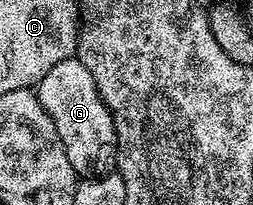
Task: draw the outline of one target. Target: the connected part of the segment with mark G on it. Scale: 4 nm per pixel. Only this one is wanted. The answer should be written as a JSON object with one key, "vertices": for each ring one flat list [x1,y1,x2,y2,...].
{"vertices":[[76,56,55,63,55,67,43,75,35,92,39,103,43,103,43,111,47,111,55,123,63,151,67,151,67,159,71,159,71,167,75,167,78,178,106,177,116,170,117,132,113,116,95,87,95,79,91,79,91,71,87,71]]}

